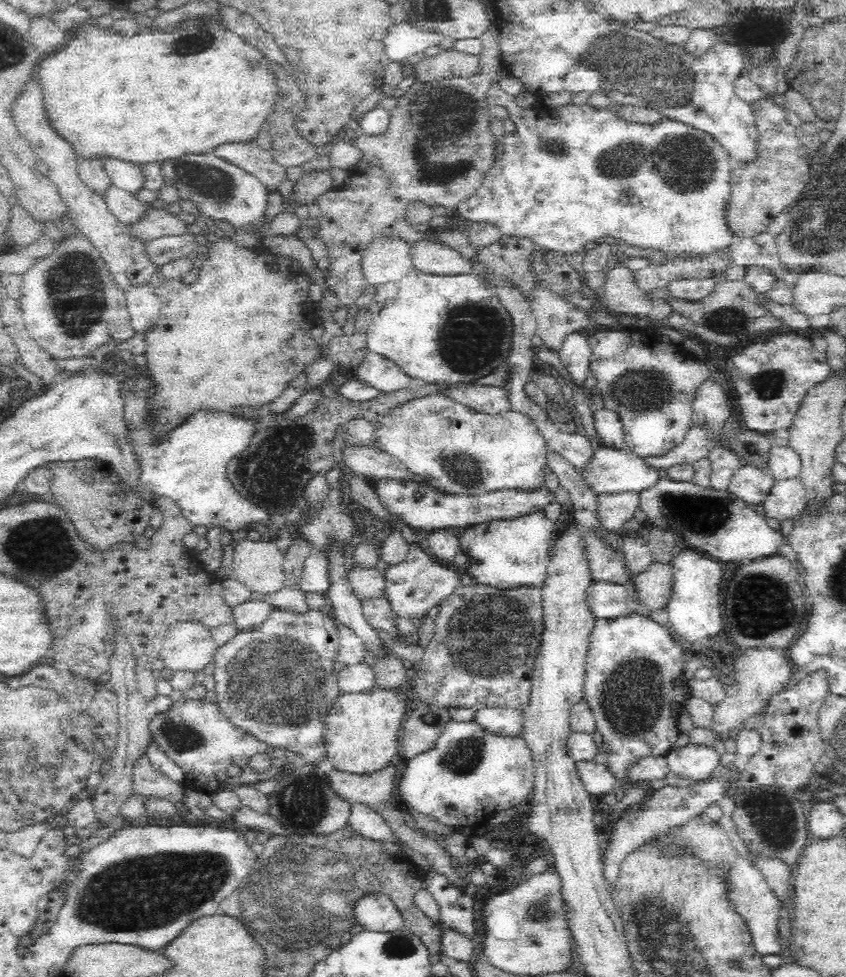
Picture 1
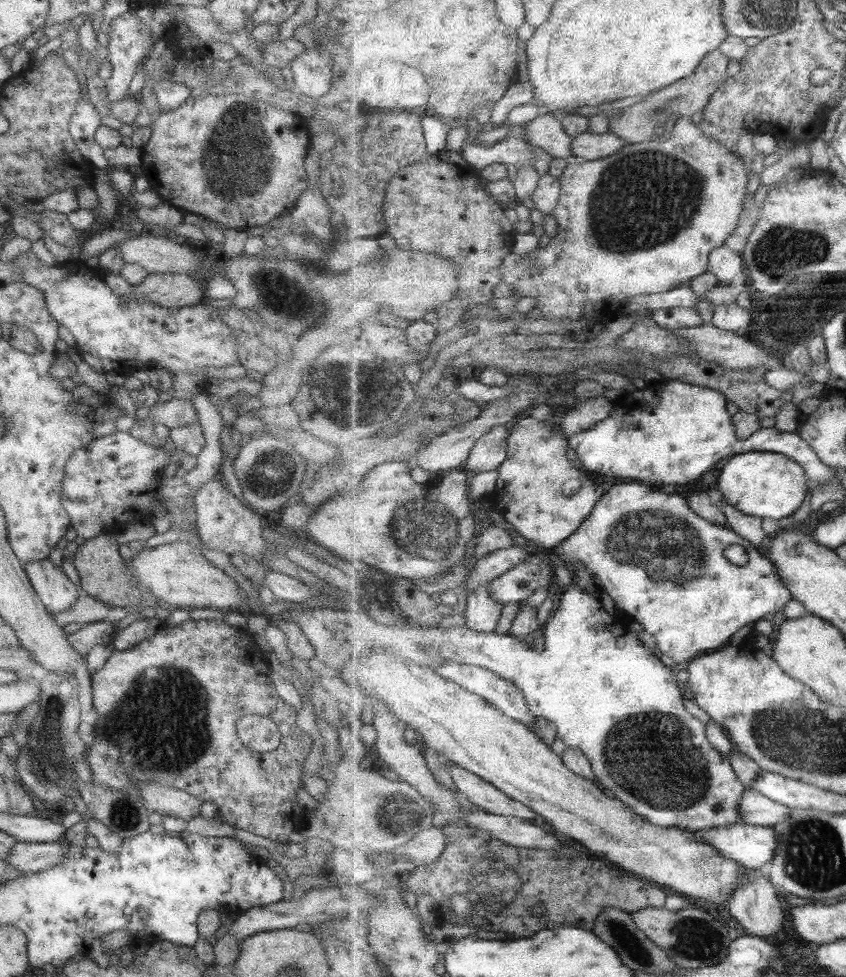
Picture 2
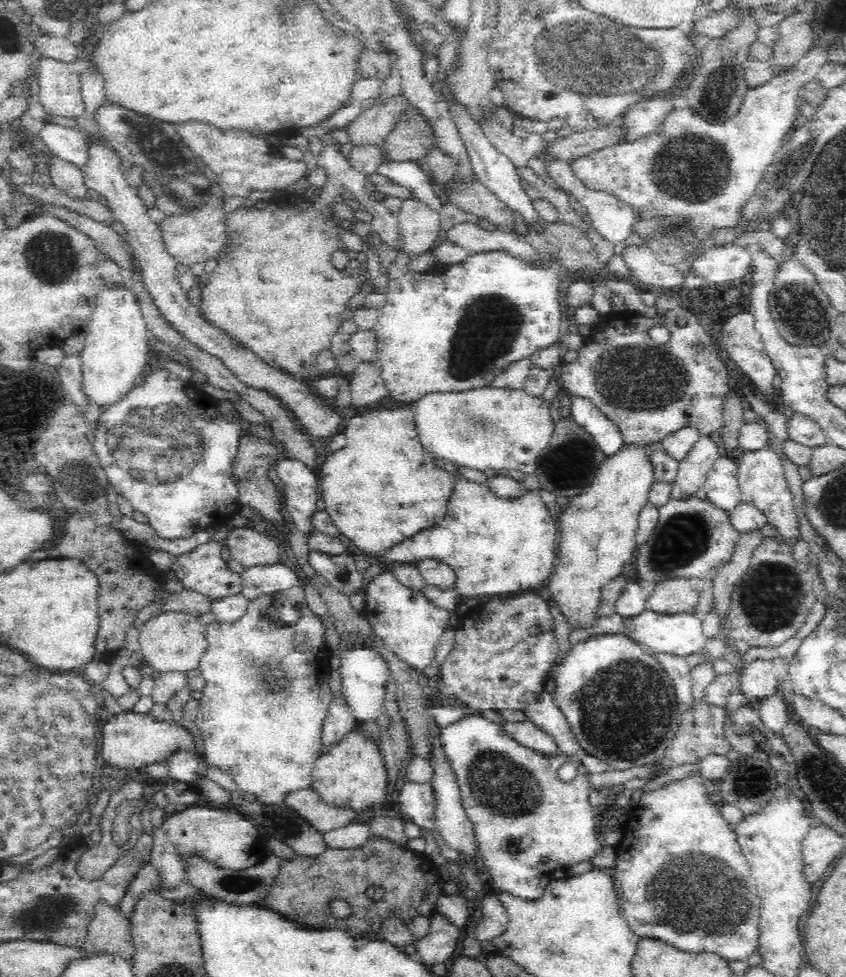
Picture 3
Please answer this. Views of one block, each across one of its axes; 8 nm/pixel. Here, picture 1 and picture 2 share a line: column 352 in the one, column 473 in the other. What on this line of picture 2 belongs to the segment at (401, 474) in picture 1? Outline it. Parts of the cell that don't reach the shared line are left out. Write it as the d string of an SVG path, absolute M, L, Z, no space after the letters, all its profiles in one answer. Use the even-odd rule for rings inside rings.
M499 424L480 438L470 452L464 470L474 473L498 470L508 457L509 428L510 424Z

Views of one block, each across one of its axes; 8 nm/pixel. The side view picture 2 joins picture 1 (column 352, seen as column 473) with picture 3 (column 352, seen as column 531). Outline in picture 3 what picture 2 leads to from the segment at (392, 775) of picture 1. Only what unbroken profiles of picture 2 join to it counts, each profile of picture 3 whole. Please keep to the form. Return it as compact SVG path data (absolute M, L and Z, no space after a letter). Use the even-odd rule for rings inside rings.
M311 787L290 792L284 802L322 833L346 826L358 812L346 806L328 805Z

